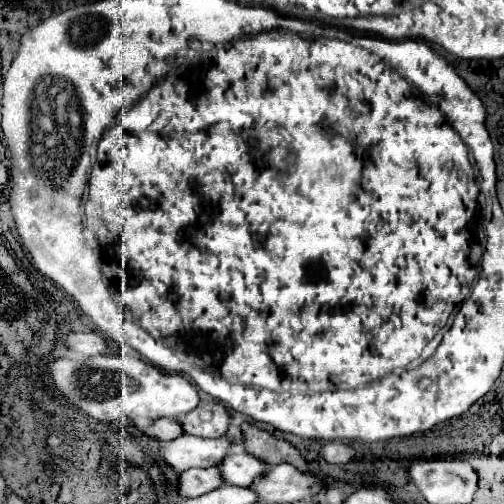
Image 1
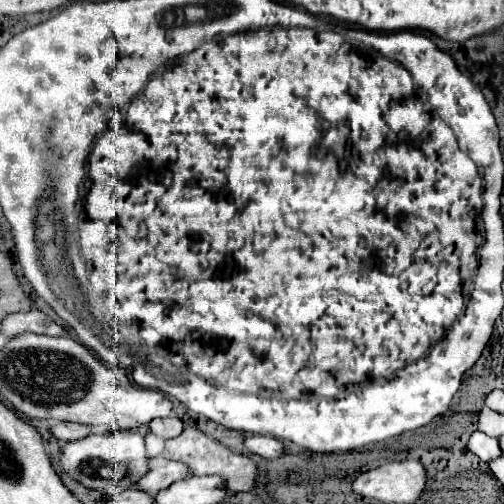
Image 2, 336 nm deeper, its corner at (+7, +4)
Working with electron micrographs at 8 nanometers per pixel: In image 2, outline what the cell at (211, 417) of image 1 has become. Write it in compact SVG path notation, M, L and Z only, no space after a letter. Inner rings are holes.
M157 418L149 422L149 430L161 438L175 438L183 432L183 422L179 418Z

